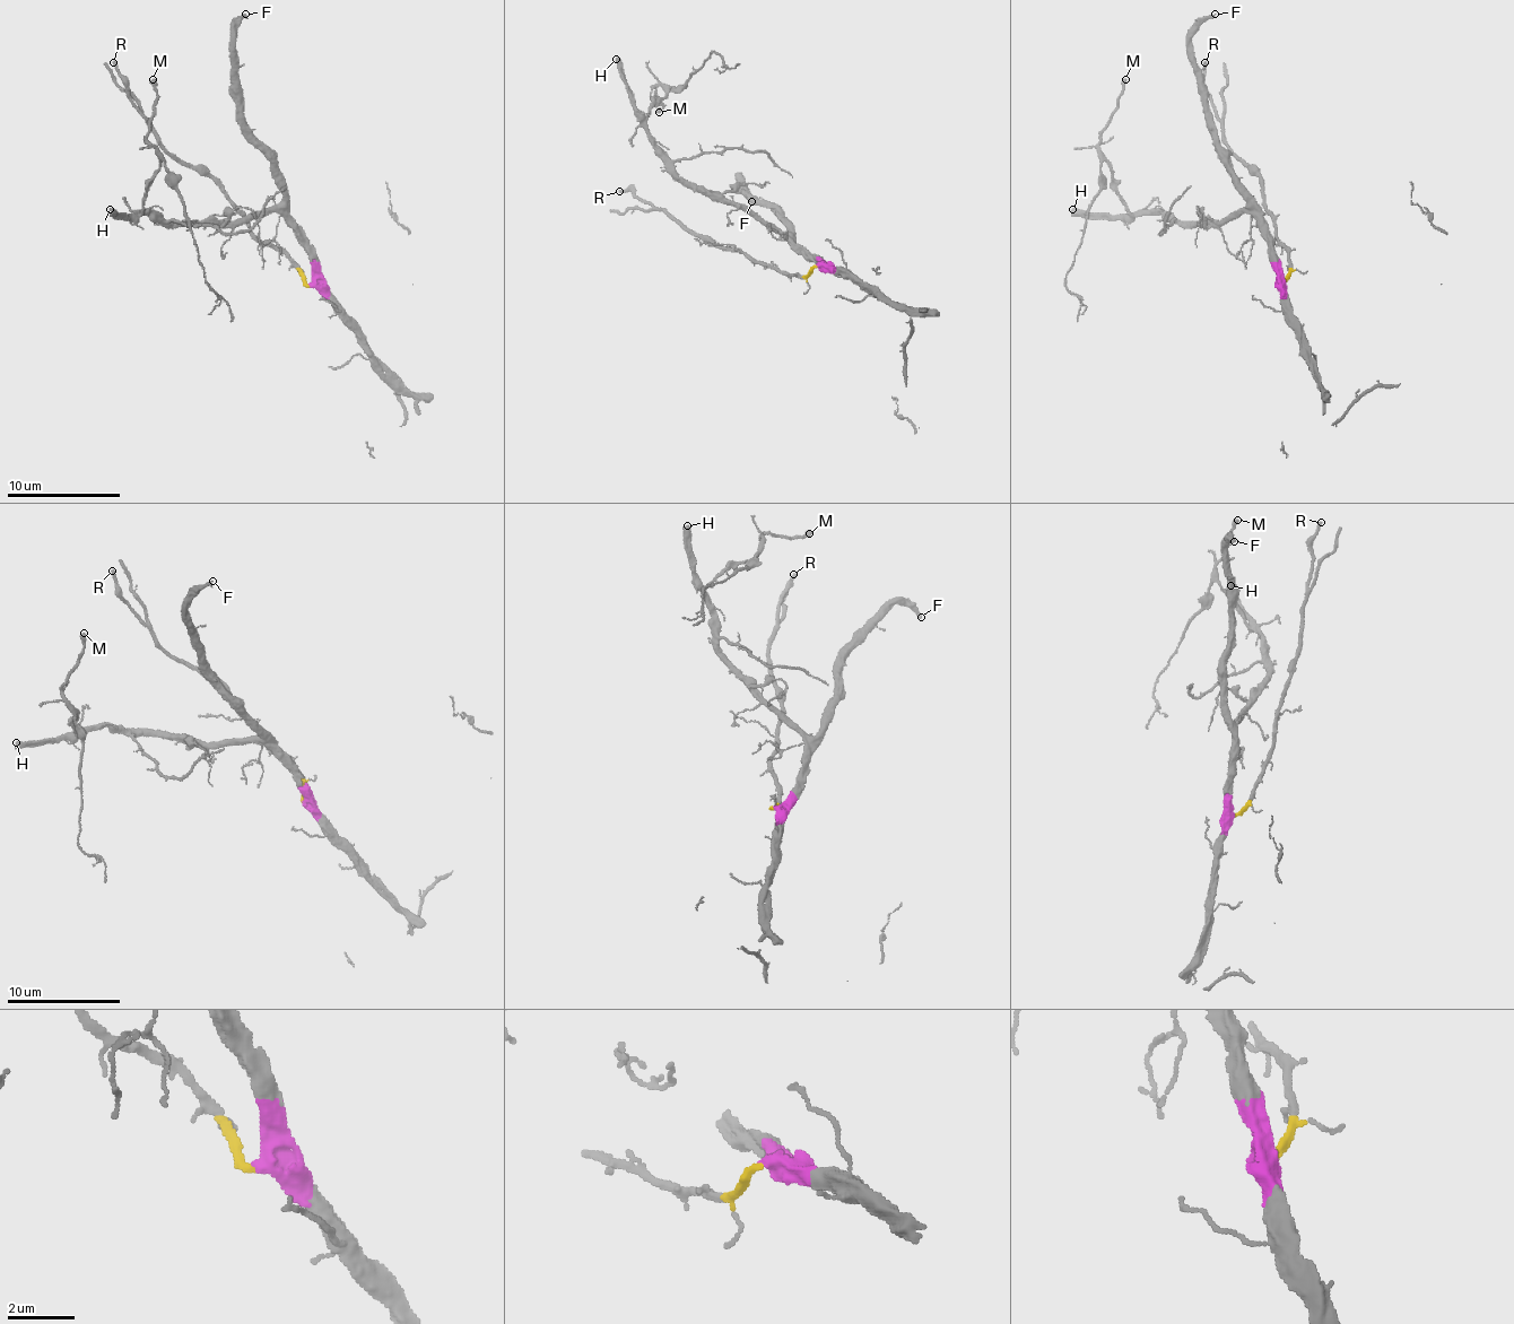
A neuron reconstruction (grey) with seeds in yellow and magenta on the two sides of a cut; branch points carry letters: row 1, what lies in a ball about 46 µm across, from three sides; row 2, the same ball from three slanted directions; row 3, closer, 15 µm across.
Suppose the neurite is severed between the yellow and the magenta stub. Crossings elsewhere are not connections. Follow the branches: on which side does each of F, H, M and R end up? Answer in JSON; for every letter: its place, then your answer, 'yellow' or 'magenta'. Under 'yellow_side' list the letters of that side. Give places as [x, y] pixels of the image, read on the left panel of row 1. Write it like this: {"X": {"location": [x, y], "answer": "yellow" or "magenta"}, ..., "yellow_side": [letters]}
{"F": {"location": [245, 14], "answer": "magenta"}, "H": {"location": [110, 209], "answer": "magenta"}, "M": {"location": [153, 79], "answer": "magenta"}, "R": {"location": [113, 62], "answer": "yellow"}, "yellow_side": ["R"]}

